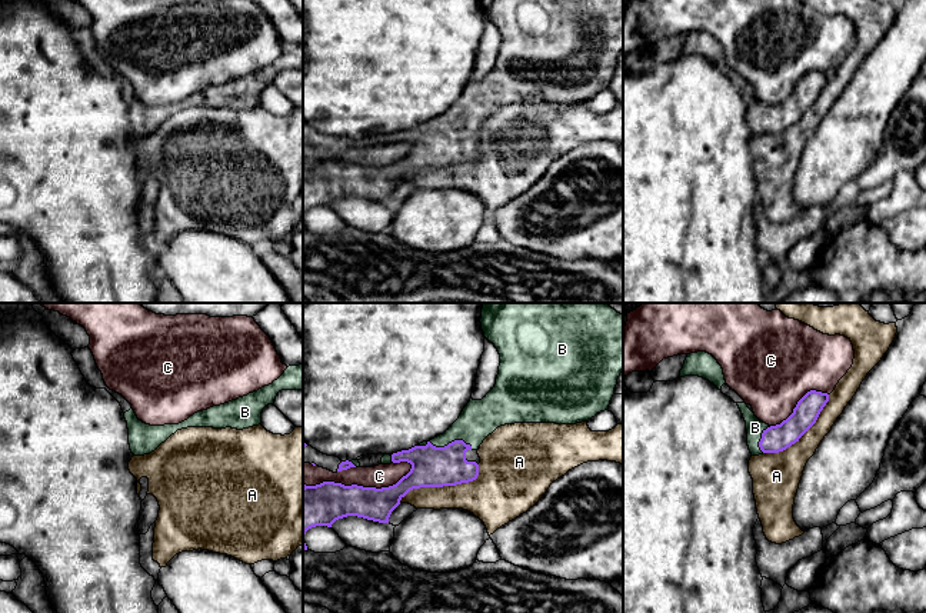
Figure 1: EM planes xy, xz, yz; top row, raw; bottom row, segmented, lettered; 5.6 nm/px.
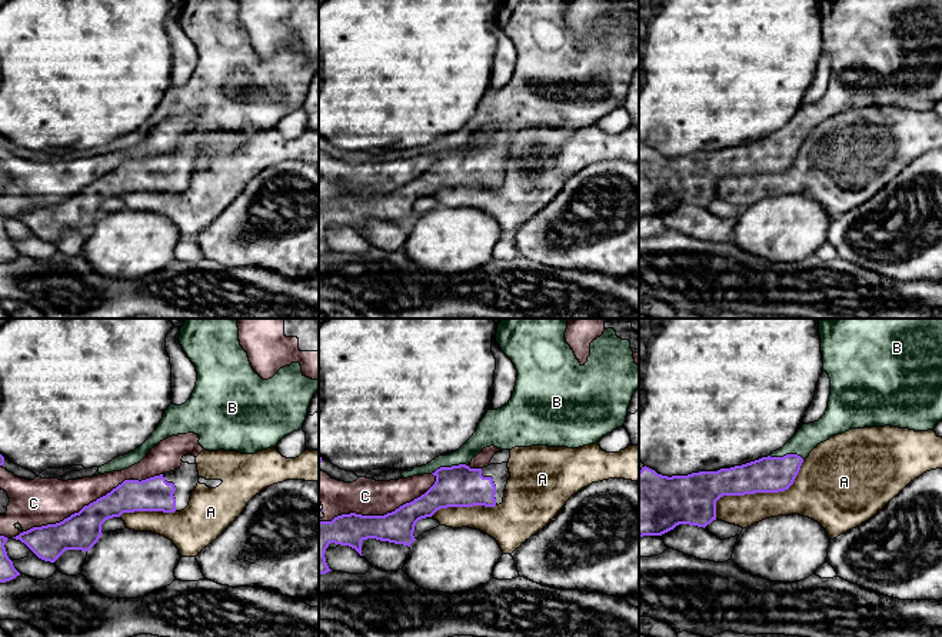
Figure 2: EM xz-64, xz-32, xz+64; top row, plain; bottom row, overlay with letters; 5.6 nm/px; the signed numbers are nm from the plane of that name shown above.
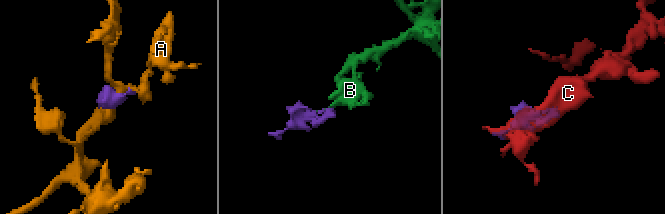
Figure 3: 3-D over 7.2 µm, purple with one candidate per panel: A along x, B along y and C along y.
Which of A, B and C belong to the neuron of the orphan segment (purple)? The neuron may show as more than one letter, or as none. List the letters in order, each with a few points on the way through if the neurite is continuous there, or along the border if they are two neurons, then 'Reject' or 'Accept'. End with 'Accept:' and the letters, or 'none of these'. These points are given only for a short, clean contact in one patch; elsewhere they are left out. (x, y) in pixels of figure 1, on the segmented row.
A: Reject
B: Accept
C: Reject
Accept: B

